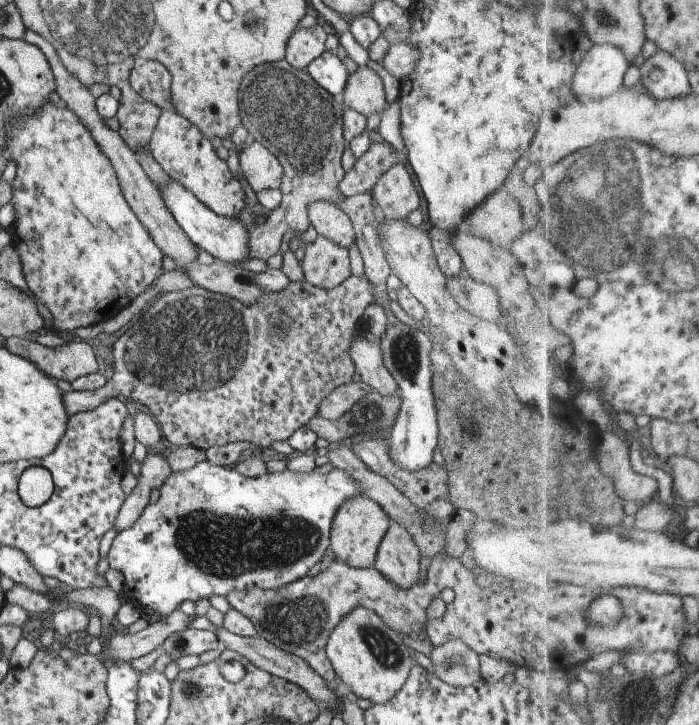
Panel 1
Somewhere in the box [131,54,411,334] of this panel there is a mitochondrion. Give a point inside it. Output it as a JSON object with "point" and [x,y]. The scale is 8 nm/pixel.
{"point":[300,123]}

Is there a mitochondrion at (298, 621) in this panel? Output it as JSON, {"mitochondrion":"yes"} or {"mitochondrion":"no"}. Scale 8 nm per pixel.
{"mitochondrion":"yes"}

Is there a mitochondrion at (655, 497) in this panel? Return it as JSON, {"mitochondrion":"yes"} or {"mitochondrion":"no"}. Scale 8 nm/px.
{"mitochondrion":"no"}

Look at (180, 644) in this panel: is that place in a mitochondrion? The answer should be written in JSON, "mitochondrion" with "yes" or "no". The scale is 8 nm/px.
{"mitochondrion":"yes"}

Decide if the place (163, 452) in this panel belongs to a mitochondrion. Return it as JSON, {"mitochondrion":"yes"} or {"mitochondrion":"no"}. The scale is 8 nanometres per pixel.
{"mitochondrion":"no"}

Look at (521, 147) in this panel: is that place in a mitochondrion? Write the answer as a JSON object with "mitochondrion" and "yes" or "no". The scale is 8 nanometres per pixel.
{"mitochondrion":"no"}

